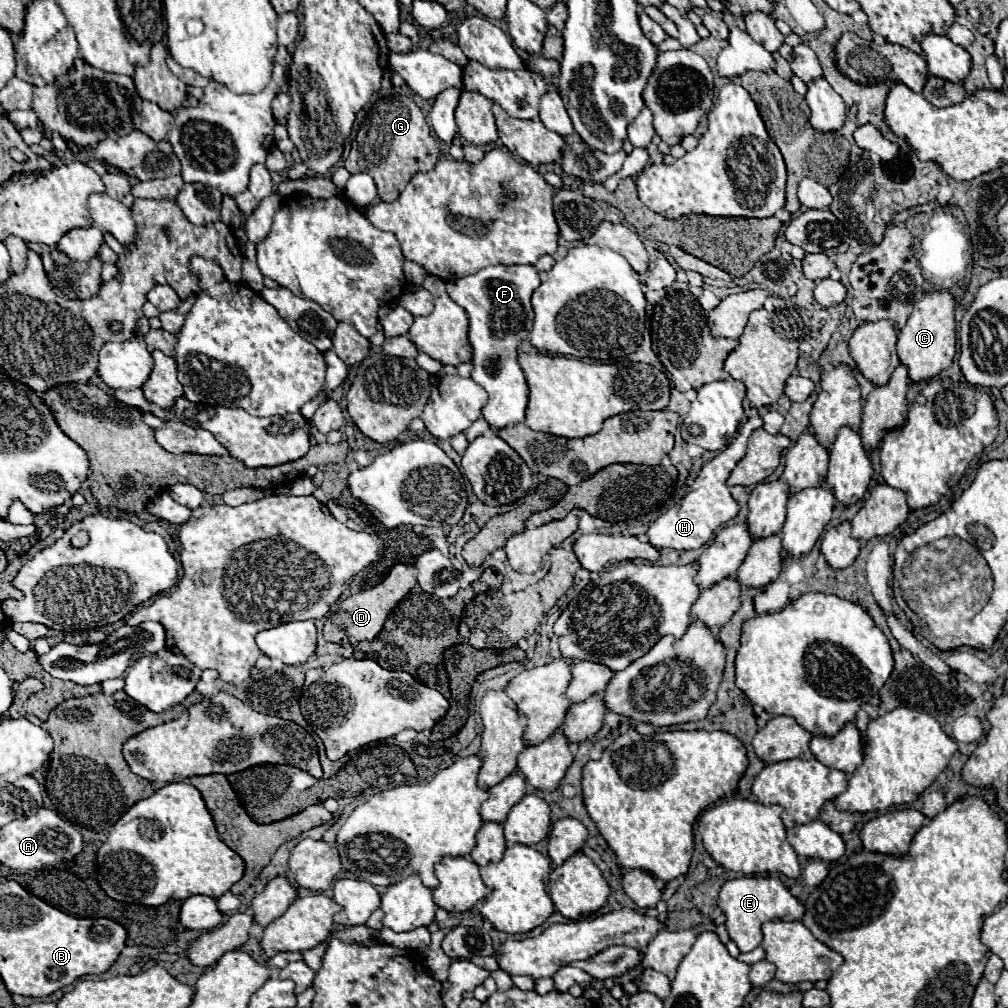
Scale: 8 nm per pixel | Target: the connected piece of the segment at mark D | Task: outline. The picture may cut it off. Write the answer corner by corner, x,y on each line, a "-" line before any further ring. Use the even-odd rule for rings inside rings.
395,564
395,566
391,568
389,576
387,576
381,584
377,584
377,586
373,586
373,588
369,588
369,590
363,590
363,592
359,592
359,594
347,596
347,598
343,598
341,602
337,602
337,604
331,606
329,614
325,616
325,628
323,628
325,640
337,642
337,644
345,644
345,636
347,636
349,644
357,644
357,642
361,642
361,640
373,640
373,638
381,632
381,628
383,628
383,624
385,624
385,620
387,620
391,608
393,608
415,584
417,584
415,566

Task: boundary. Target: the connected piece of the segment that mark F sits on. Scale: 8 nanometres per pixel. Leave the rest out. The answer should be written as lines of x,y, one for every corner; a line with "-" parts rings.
529,264
487,266
477,274
445,284
449,298
469,316
469,340
473,346
475,366
471,378
483,386
489,396
481,412
493,430
501,430
525,420
529,390
525,374
517,364
517,348
529,336
533,326
531,294
539,284
539,272

